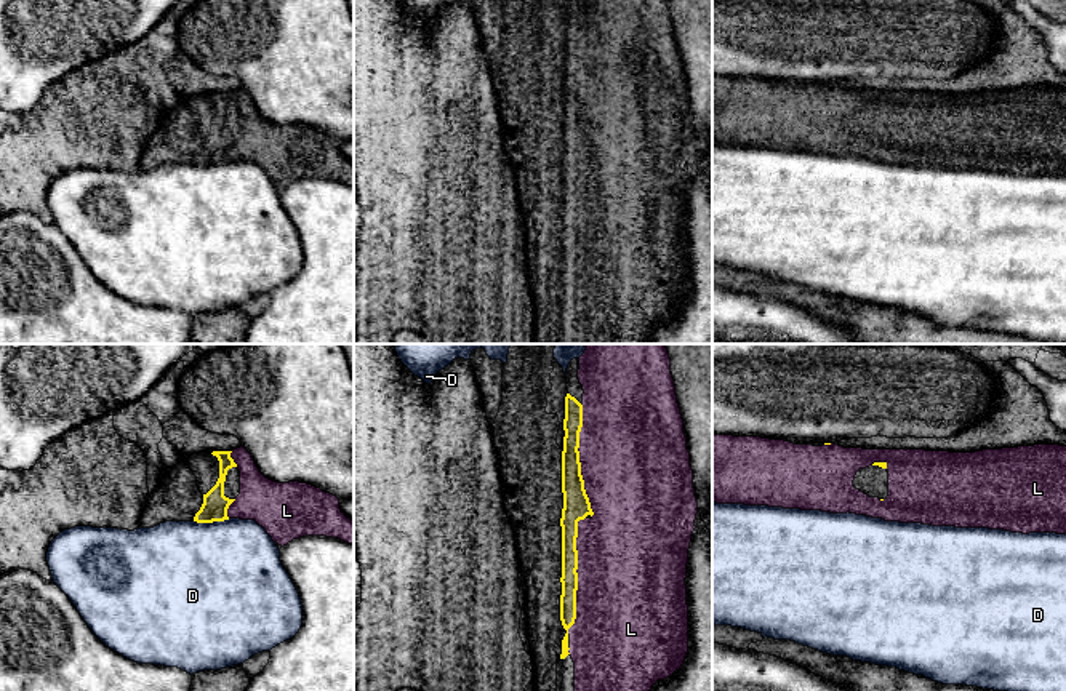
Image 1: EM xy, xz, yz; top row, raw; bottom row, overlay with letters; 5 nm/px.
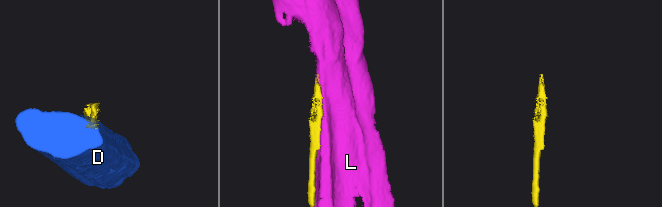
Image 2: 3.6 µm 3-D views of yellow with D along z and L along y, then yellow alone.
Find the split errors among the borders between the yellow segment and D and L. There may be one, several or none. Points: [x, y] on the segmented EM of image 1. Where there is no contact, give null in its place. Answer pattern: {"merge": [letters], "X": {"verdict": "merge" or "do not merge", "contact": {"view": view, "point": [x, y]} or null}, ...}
{"merge": ["L"], "D": {"verdict": "do not merge", "contact": {"view": "xy", "point": [212, 522]}}, "L": {"verdict": "merge", "contact": {"view": "xz", "point": [577, 575]}}}

